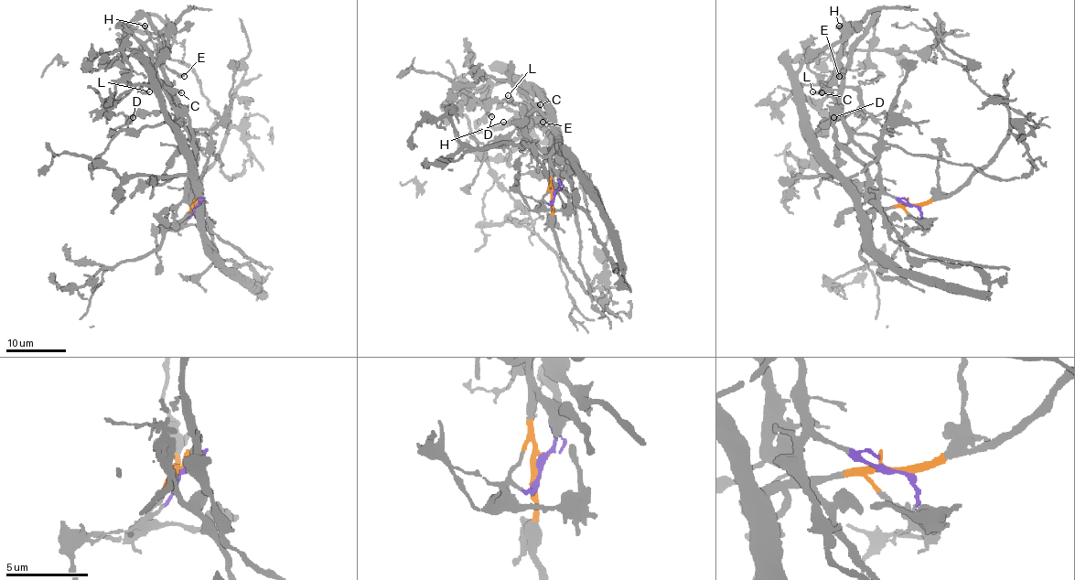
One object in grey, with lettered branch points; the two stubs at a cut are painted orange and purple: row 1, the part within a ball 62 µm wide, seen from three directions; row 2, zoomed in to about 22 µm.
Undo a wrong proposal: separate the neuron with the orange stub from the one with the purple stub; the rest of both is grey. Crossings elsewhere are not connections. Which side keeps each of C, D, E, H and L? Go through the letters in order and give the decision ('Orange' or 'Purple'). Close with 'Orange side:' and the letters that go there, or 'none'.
C: Purple
D: Purple
E: Purple
H: Purple
L: Purple
Orange side: none

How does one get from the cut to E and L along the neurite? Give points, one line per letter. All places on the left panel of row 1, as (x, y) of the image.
E: (195, 204), (200, 201), (196, 144), (178, 114), (178, 99), (165, 70), (175, 70), (184, 76)
L: (195, 204), (200, 201), (196, 177), (198, 147), (170, 97), (157, 85), (142, 86), (144, 91), (150, 91)

